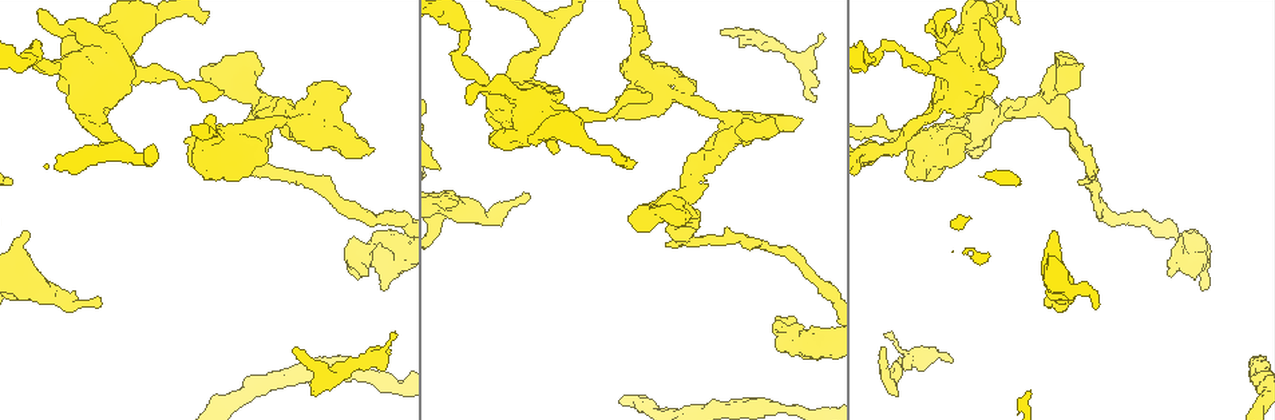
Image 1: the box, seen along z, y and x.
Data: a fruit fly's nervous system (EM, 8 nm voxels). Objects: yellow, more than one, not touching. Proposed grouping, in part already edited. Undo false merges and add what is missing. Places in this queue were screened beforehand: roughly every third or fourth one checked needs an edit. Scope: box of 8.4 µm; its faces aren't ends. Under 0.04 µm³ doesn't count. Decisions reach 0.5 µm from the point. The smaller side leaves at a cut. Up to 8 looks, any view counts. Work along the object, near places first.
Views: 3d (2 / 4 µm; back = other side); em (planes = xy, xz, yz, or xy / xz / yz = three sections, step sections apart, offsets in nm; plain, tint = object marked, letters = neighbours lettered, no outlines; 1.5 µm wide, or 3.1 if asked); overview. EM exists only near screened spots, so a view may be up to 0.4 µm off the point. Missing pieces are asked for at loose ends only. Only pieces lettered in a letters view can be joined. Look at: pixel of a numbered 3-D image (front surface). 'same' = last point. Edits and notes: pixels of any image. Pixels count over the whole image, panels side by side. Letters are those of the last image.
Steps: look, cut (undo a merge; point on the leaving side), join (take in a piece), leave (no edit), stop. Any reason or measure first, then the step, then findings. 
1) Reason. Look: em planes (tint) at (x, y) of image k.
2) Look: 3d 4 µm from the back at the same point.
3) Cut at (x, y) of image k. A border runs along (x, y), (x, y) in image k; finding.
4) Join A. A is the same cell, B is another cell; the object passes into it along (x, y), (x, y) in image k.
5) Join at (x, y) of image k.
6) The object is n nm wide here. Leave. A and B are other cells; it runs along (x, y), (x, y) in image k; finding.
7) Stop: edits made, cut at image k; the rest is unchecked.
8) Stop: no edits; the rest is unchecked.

Abrupt turn. Look: em planes (tint) at (35, 48) of image 1.

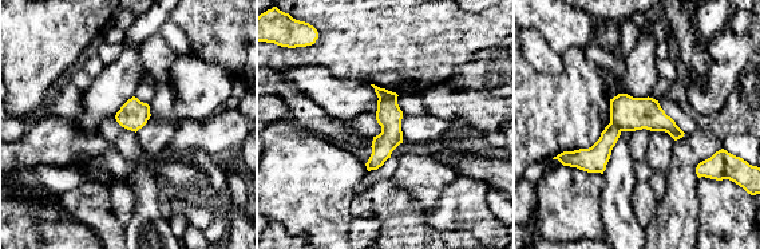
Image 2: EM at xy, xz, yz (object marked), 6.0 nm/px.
What lies round it. Look: em planes (letters) at the same point.

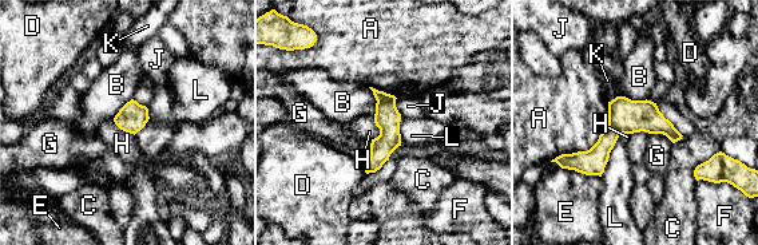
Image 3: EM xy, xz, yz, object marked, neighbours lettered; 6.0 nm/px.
Cut at (380, 95) of image 3. A, B, C, D, E, F, G, H, J, K and L are other cells; a border runs along (395, 99), (381, 99), (377, 102) in image 3; two neurons meet here.

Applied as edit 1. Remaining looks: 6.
Calibre changes. Look: em xz step 8 (letters) at (947, 96) of image 1.

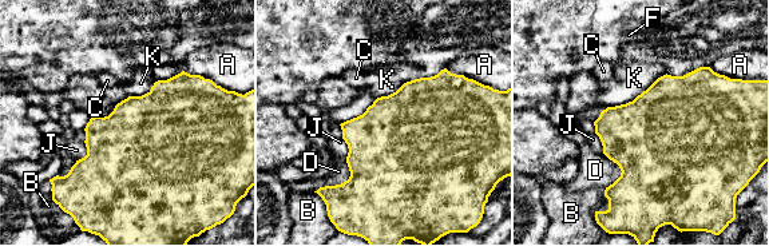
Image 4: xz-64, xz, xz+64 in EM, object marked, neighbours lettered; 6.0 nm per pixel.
The longest contact is with K, 420 nm. Leave. A, B, C, D, F, J and K are other cells; a border runs along (666, 74), (631, 100), (607, 107) in image 4; all the same neuron.

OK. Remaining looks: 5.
An open end. Look: 3d 2 µm at (455, 200) of image 1.

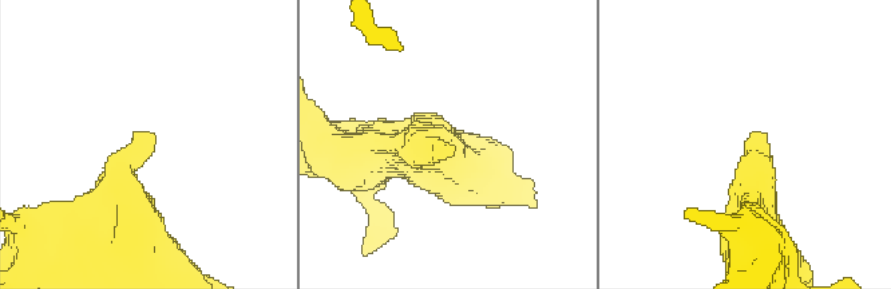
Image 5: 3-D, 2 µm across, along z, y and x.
Look: em xz step 8 (tint) at (751, 137) of image 5.

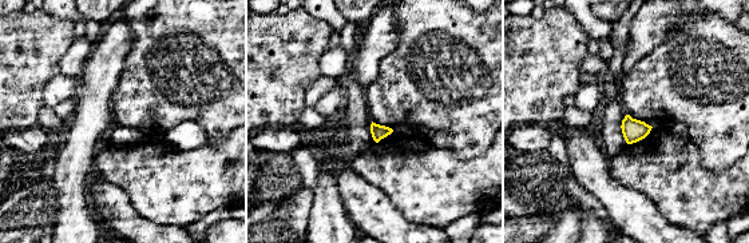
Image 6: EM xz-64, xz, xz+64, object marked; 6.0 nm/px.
Cut it another way. Look: em planes (letters) at the same point.

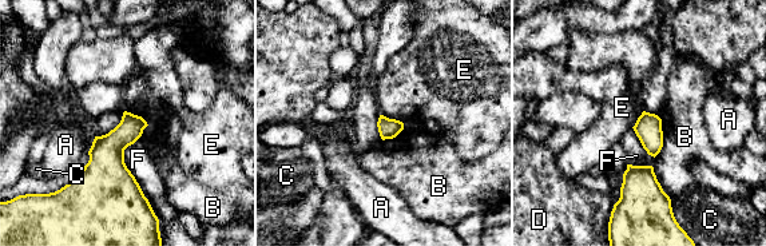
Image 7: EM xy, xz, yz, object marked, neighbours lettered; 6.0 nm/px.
The longest contact is with F, 500 nm. Leave. A, B, C, D, E and F are other cells; none of them fits.

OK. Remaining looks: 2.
Stop: edits made, cut at image 3; the rest is unchecked.

